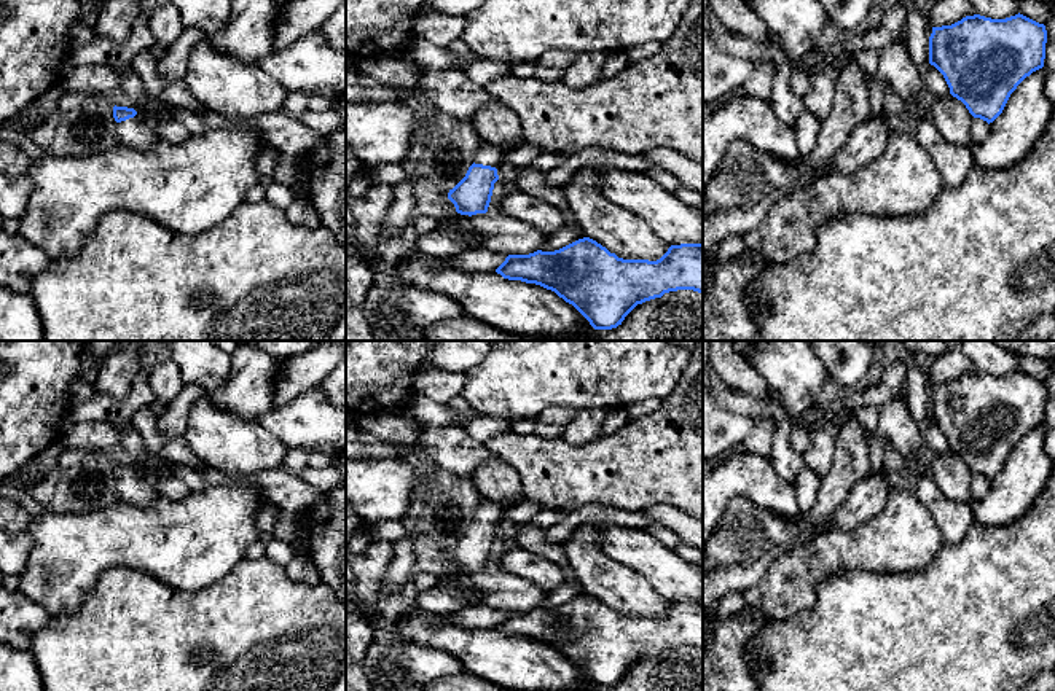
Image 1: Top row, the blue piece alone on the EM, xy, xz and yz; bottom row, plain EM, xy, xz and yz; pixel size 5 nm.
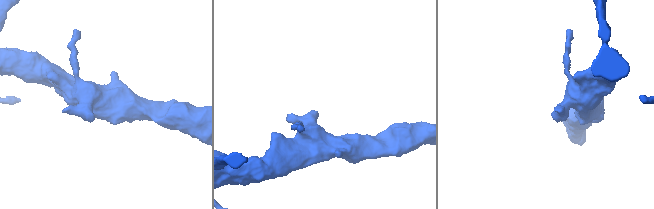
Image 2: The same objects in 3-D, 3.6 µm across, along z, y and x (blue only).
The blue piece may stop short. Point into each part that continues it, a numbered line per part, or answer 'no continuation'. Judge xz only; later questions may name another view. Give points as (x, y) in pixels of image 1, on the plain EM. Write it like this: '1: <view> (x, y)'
1: xz (491, 511)

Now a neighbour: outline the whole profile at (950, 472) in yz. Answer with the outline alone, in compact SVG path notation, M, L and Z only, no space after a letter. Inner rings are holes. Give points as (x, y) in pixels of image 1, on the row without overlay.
M951 451L932 457L931 474L947 498L961 503L972 503L971 484L974 473L961 457Z

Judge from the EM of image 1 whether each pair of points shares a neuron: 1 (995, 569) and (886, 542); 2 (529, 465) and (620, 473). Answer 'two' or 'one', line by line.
1: two
2: one

